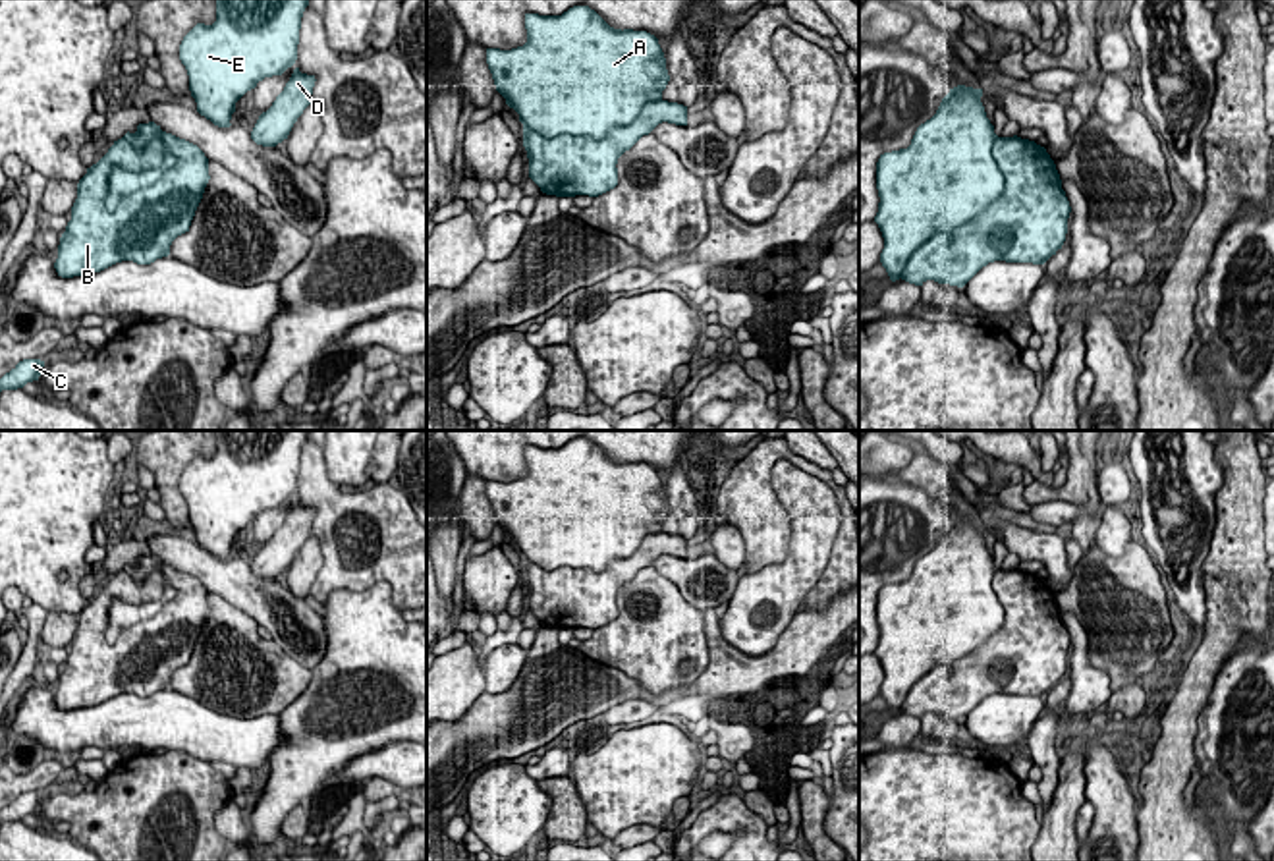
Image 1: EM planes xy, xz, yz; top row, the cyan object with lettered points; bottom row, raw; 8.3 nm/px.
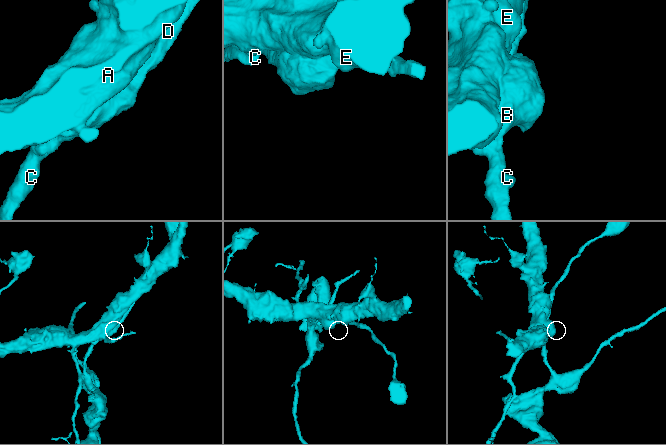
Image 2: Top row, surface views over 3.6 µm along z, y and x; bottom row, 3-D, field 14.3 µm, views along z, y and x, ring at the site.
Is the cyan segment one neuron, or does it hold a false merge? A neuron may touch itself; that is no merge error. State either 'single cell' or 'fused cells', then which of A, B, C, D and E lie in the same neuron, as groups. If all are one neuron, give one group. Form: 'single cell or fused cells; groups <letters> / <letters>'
fused cells; groups A E / B C D

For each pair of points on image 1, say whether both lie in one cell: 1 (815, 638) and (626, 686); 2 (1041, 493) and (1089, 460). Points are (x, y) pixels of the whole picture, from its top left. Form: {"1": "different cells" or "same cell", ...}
{"1": "same cell", "2": "same cell"}

